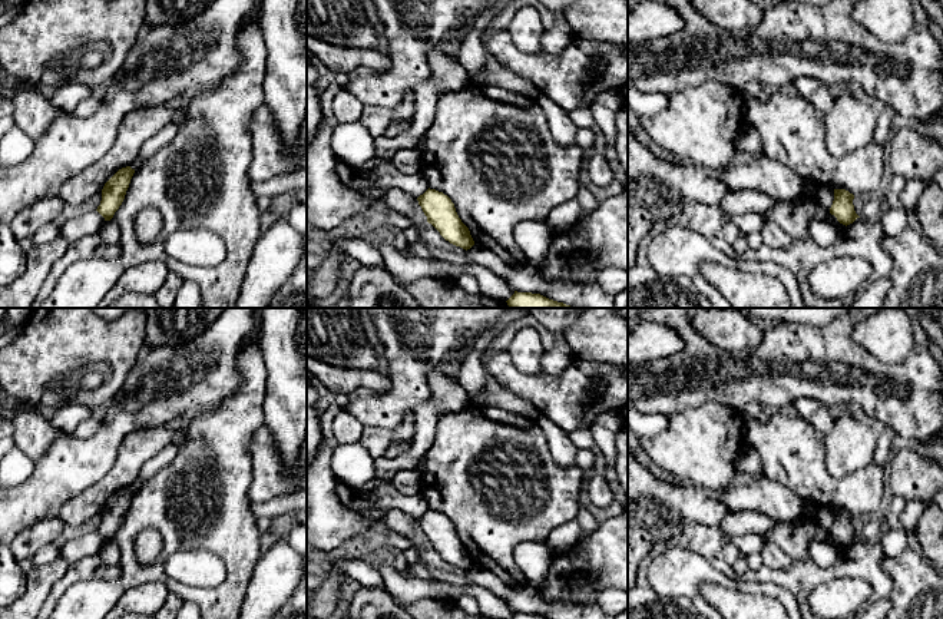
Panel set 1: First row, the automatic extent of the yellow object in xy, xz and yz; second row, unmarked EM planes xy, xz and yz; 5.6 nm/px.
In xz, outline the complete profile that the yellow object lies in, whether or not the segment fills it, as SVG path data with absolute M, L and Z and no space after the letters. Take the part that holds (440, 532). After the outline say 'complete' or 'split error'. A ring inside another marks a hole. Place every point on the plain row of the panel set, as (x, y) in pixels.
M429 509L417 522L427 537L427 543L431 544L446 562L466 572L474 566L469 549L459 539L454 524L447 516Z; complete

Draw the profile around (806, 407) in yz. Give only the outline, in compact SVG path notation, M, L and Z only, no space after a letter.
M801 397L791 404L797 414L808 420L823 404L814 398Z

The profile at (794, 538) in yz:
M805 513L793 522L778 522L771 530L761 533L760 539L778 544L793 560L804 560L810 559L810 544L825 542L828 536L830 532Z

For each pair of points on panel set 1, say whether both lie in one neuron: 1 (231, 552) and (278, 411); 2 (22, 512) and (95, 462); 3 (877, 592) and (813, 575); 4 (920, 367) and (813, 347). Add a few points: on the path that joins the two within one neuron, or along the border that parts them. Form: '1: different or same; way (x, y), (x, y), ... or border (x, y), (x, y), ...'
1: different; border (267, 391), (262, 424)
2: same; way (40, 495), (69, 466), (76, 464)
3: same; way (867, 575), (863, 570), (837, 570), (830, 573)
4: same; way (893, 371), (873, 370), (862, 363), (840, 358)

